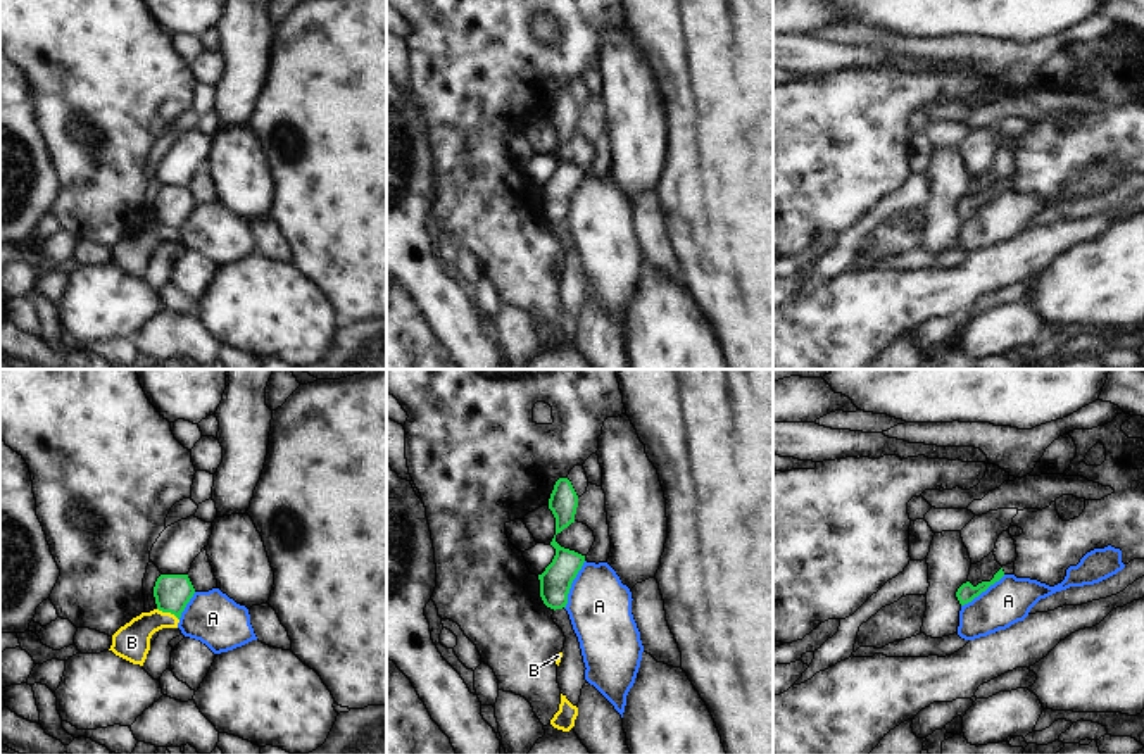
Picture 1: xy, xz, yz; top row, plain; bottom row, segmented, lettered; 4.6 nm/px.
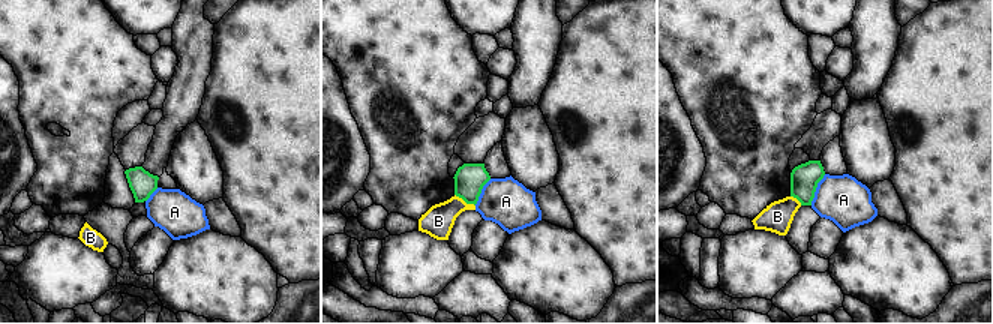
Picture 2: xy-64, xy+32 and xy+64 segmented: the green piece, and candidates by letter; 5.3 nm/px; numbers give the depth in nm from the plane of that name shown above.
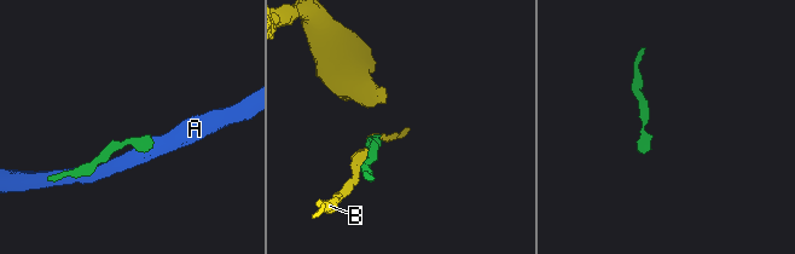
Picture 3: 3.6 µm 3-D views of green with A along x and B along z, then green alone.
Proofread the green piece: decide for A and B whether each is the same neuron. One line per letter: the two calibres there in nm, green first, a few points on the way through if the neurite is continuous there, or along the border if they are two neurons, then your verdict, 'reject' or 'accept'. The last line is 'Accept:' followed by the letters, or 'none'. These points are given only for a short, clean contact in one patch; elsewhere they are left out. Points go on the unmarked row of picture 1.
A: calibres 150 and 300 nm; border xz (585, 175), (572, 197), (565, 221); reject
B: calibres 170 and 170 nm; border xy (157, 221), (178, 233); reject
Accept: none

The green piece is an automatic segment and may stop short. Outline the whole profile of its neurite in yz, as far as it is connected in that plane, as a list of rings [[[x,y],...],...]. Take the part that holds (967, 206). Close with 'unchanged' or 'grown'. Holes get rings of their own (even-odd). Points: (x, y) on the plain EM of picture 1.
[[[1015,176],[1003,179],[990,195],[982,195],[977,200],[973,200],[970,195],[963,197],[956,205],[959,217],[965,219],[971,216],[975,210],[985,205],[990,198],[999,195],[1004,188],[1015,188]]]; grown

